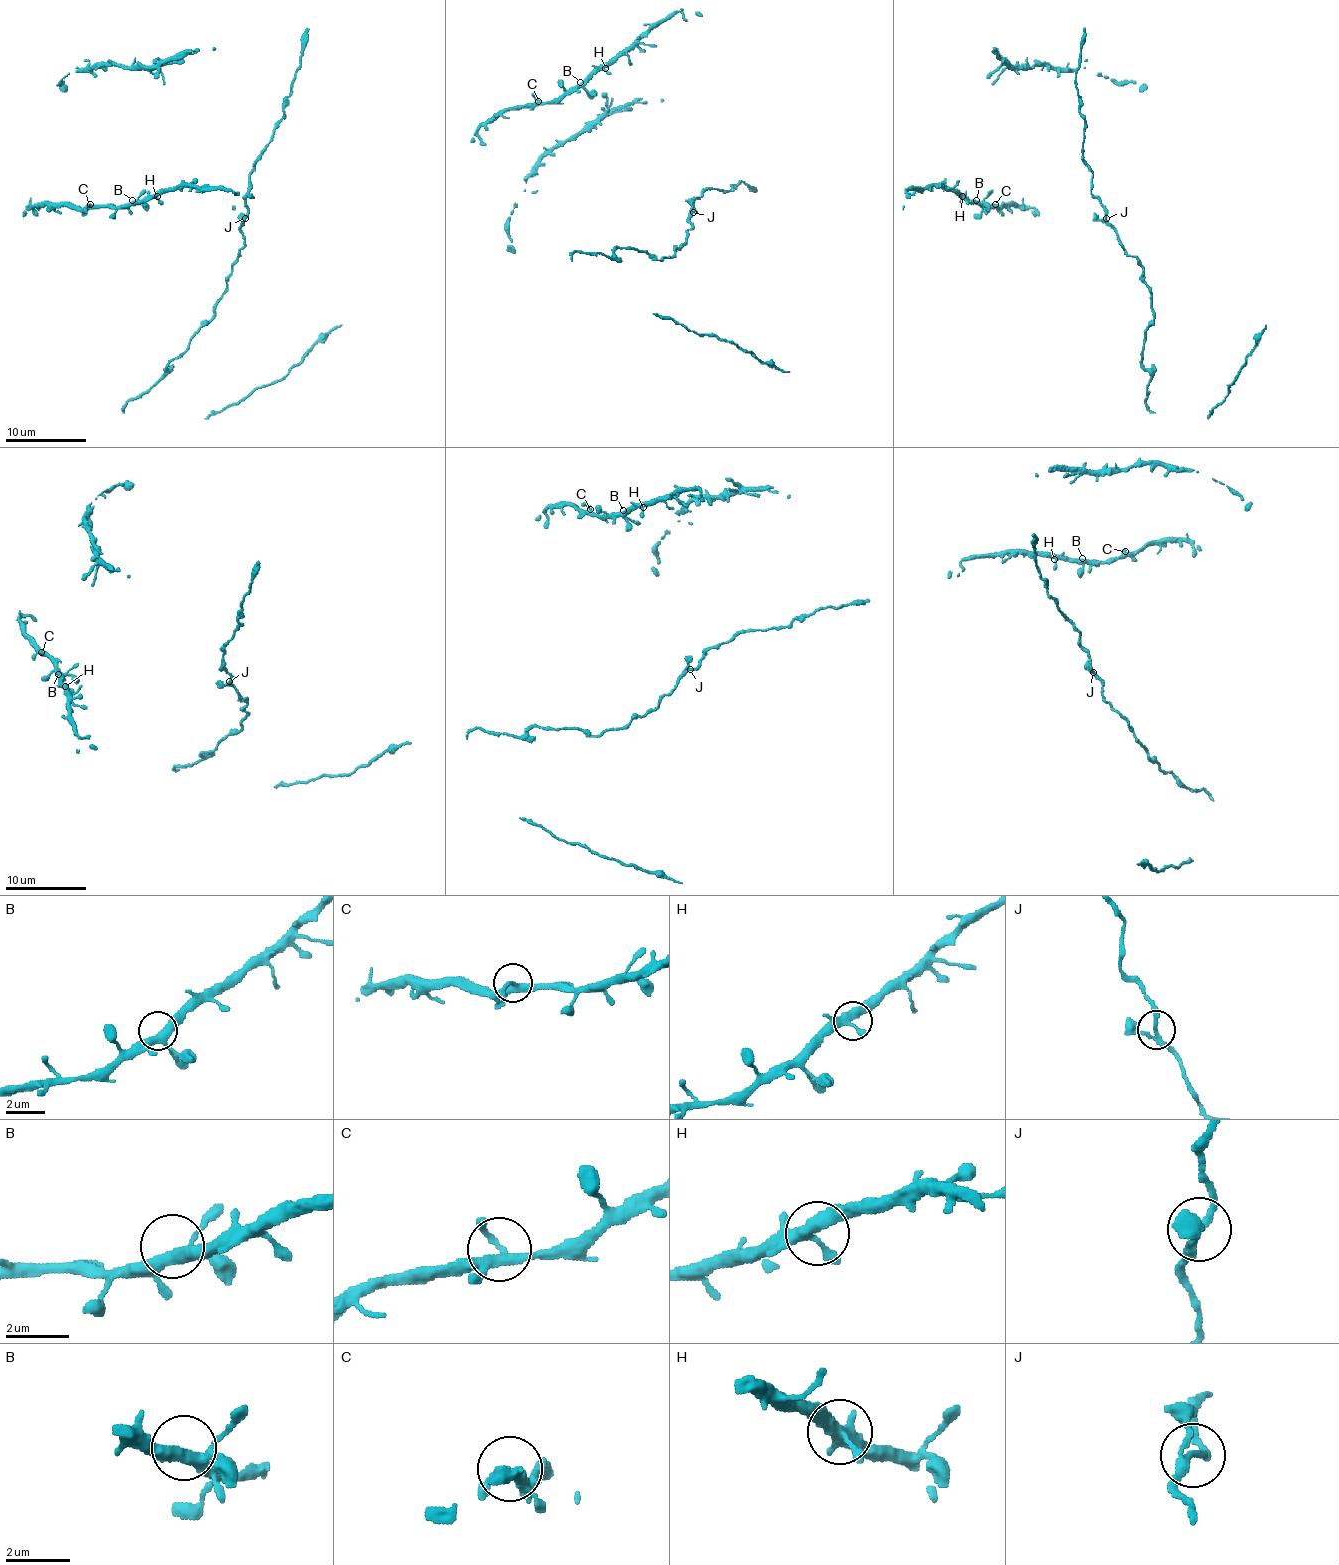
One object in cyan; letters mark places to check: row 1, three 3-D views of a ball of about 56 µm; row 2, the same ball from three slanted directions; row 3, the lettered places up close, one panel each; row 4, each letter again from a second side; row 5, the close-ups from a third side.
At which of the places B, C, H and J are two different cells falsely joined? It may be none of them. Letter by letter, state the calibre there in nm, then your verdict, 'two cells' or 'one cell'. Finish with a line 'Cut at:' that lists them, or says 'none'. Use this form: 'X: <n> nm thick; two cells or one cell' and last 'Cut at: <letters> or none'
B: 360 nm thick; one cell
C: 300 nm thick; one cell
H: 360 nm thick; one cell
J: 180 nm thick; one cell
Cut at: none

